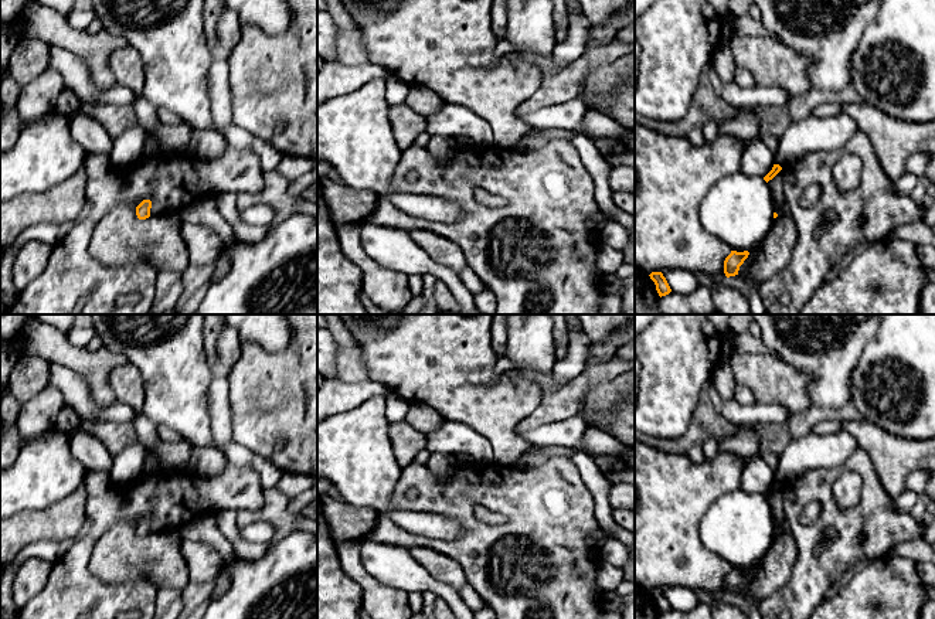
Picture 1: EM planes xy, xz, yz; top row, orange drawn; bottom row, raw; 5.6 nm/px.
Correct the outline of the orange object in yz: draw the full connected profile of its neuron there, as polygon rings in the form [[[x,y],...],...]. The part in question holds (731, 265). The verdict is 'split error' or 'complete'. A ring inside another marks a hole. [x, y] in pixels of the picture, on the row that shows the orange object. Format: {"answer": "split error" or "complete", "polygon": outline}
{"answer": "complete", "polygon": [[[731,251],[731,254],[724,261],[724,273],[727,278],[738,275],[740,266],[748,258],[749,252],[737,252]]]}

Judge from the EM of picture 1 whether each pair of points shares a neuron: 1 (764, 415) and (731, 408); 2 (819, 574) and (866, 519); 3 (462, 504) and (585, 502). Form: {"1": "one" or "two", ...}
{"1": "one", "2": "one", "3": "one"}

